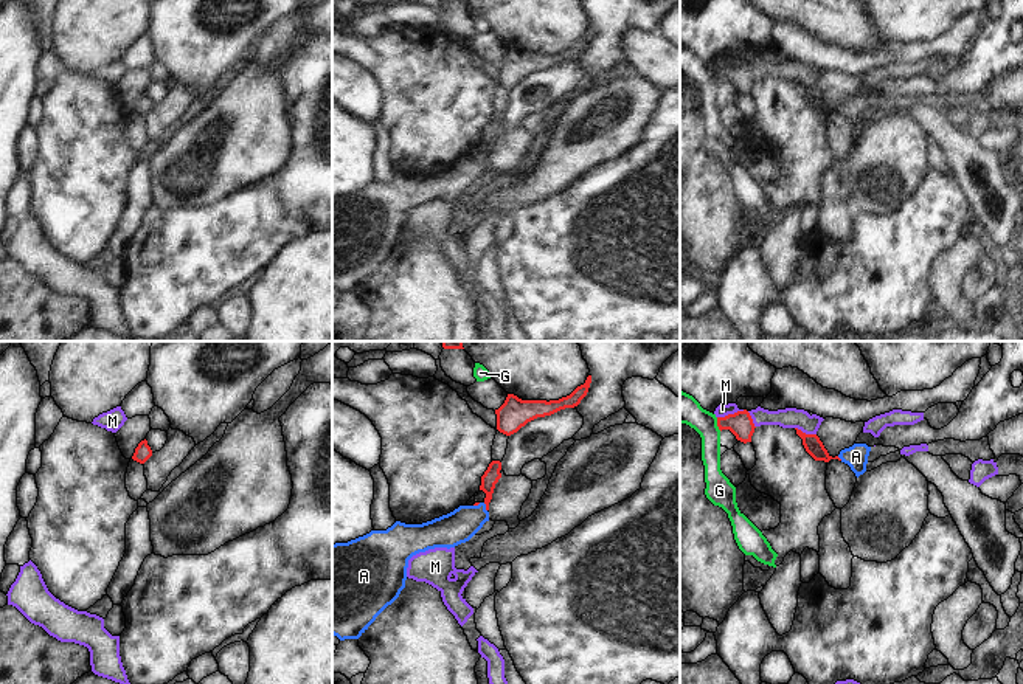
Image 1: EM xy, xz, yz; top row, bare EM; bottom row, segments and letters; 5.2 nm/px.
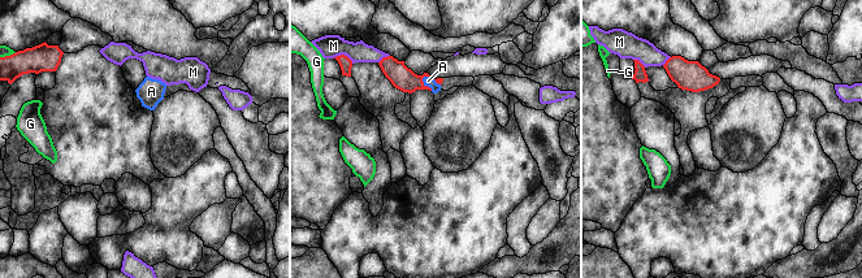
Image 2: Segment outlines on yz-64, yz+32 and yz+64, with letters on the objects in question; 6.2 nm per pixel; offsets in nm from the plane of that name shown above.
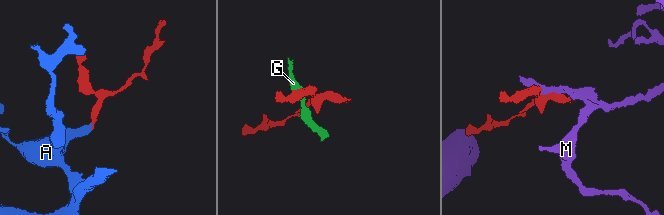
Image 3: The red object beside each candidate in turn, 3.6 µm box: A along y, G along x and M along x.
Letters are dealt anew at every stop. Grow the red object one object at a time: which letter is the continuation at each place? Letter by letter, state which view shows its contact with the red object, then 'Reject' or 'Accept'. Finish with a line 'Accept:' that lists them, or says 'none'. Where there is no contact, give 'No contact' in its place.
A: Touches red in xz. Accept
G: Touches red in yz. Reject
M: Touches red in yz. Reject
Accept: A

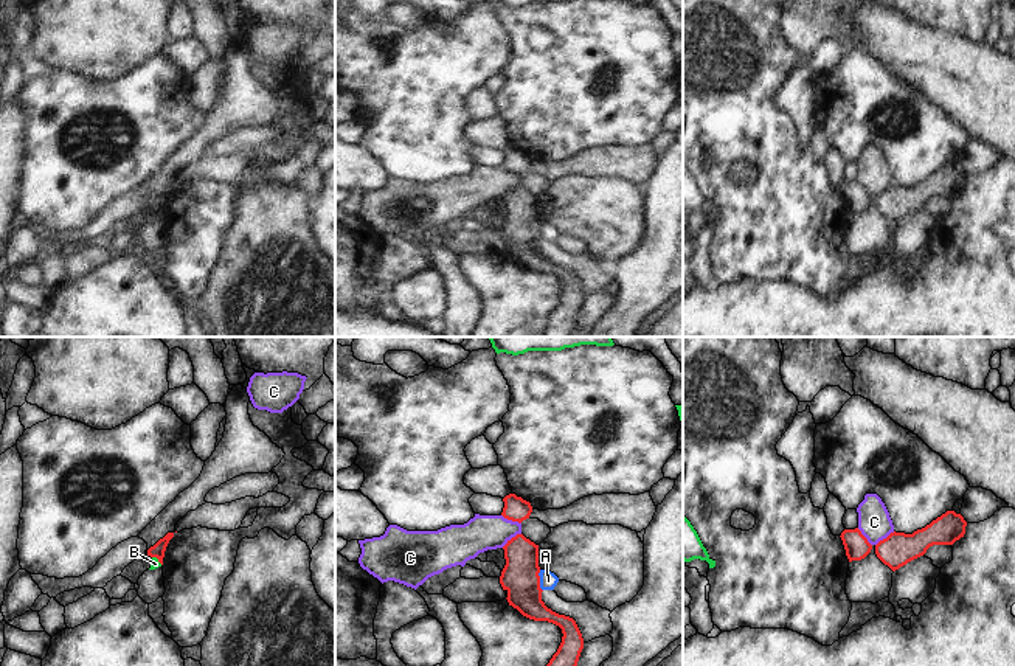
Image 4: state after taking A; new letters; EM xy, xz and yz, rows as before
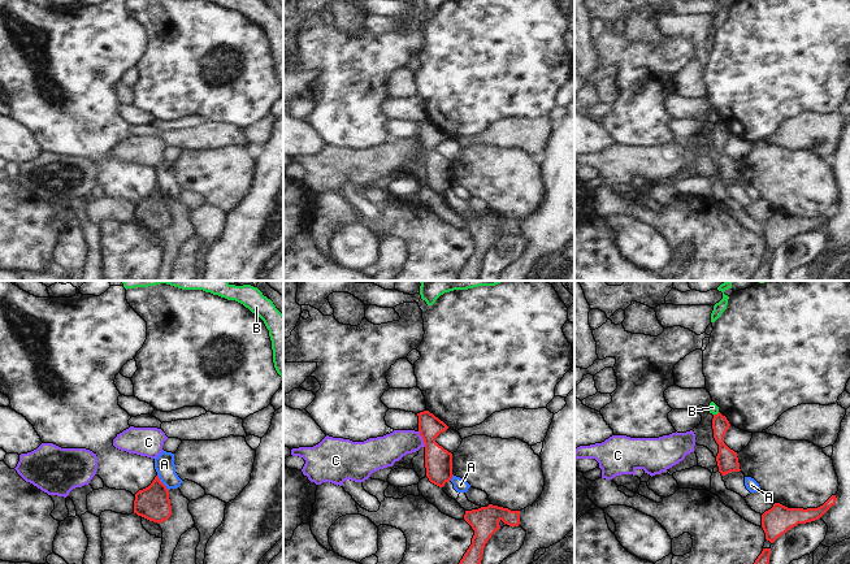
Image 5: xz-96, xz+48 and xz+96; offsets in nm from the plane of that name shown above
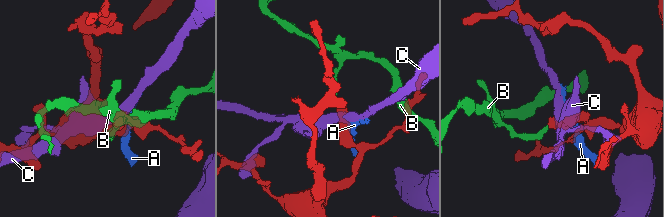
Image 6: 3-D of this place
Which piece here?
A: Touches red in xz. Reject
B: Touches red in xy. Reject
C: Touches red in xz. Reject
Accept: none

